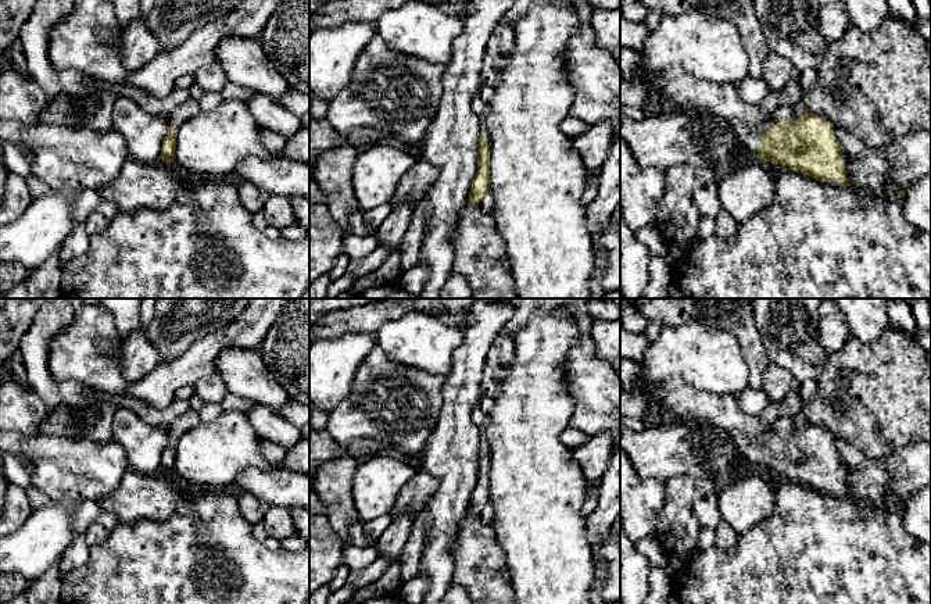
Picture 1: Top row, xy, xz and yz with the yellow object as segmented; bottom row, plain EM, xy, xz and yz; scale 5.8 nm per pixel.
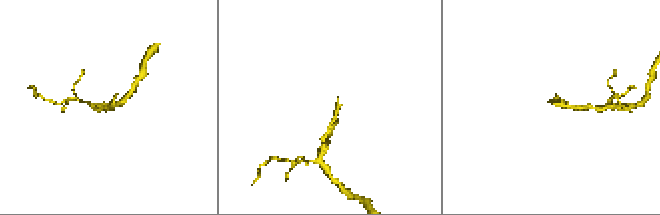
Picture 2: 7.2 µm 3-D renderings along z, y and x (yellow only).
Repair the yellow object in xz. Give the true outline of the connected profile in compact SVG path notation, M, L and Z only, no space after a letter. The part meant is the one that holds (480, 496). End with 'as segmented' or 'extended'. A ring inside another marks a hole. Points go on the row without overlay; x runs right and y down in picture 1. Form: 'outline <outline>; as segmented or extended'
outline M476 405L470 418L480 430L480 444L477 482L470 497L469 512L470 515L480 515L484 505L490 501L490 442L486 435L490 417Z; extended

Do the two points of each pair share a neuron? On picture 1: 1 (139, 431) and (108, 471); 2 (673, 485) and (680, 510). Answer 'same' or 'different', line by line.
1: different
2: same

